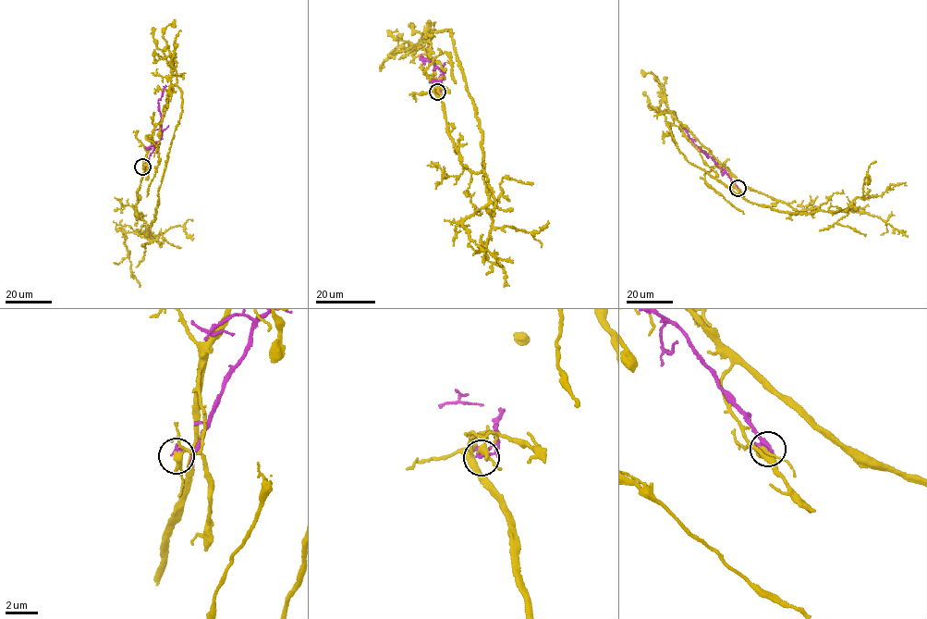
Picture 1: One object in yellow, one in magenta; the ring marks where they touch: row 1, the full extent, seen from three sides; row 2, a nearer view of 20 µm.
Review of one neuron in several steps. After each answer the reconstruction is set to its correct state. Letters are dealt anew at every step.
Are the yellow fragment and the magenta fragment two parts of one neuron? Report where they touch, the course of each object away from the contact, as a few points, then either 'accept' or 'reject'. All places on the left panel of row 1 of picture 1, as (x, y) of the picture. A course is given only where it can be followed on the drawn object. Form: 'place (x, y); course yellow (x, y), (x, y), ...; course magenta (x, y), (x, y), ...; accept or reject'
place (142, 167); course yellow (142, 167), (147, 165), (146, 154), (135, 214), (149, 227), (147, 235), (122, 234), (129, 268), (140, 287); course magenta (142, 166), (161, 139), (162, 118), (158, 102), (165, 85); reject

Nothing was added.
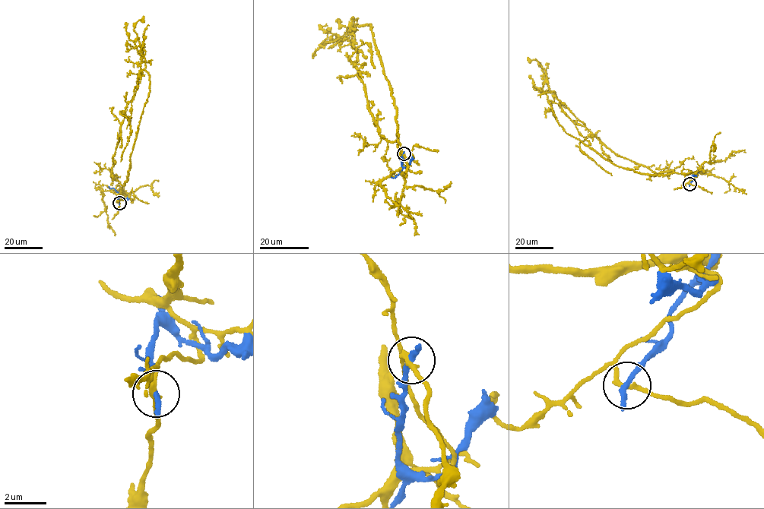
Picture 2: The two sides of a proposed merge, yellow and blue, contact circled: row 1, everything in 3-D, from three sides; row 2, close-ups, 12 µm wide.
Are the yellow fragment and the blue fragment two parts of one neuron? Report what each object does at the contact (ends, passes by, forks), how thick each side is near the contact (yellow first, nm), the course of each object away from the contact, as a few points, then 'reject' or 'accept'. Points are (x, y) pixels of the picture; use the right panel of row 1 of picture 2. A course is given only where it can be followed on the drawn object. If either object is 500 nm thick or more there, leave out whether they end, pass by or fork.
yellow passes by | blue ends | 240/320 nm | yellow via (689, 184), (698, 175), (695, 173), (648, 174), (605, 159), (567, 134), (548, 101), (559, 104), (590, 145) | blue via (689, 184), (699, 168) | reject

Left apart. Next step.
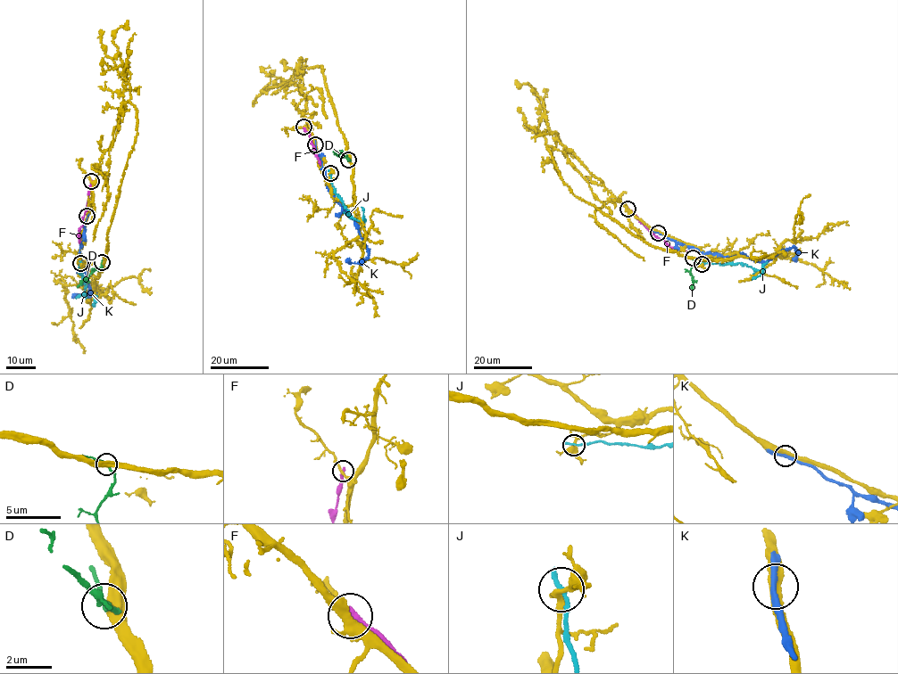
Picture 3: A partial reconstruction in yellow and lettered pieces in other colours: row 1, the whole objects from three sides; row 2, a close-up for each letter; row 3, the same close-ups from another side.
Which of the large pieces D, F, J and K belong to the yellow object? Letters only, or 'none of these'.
none of these

